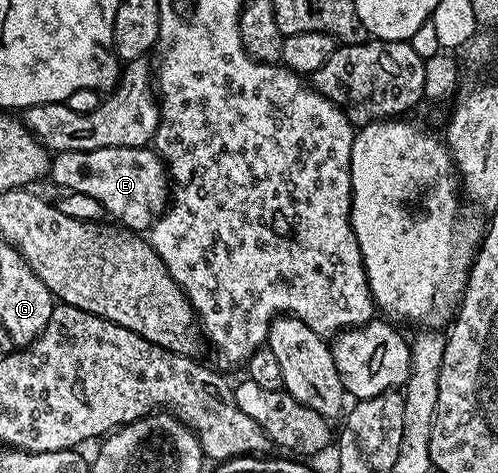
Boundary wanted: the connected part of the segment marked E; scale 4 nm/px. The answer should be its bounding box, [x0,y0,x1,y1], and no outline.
[47,146,171,234]

